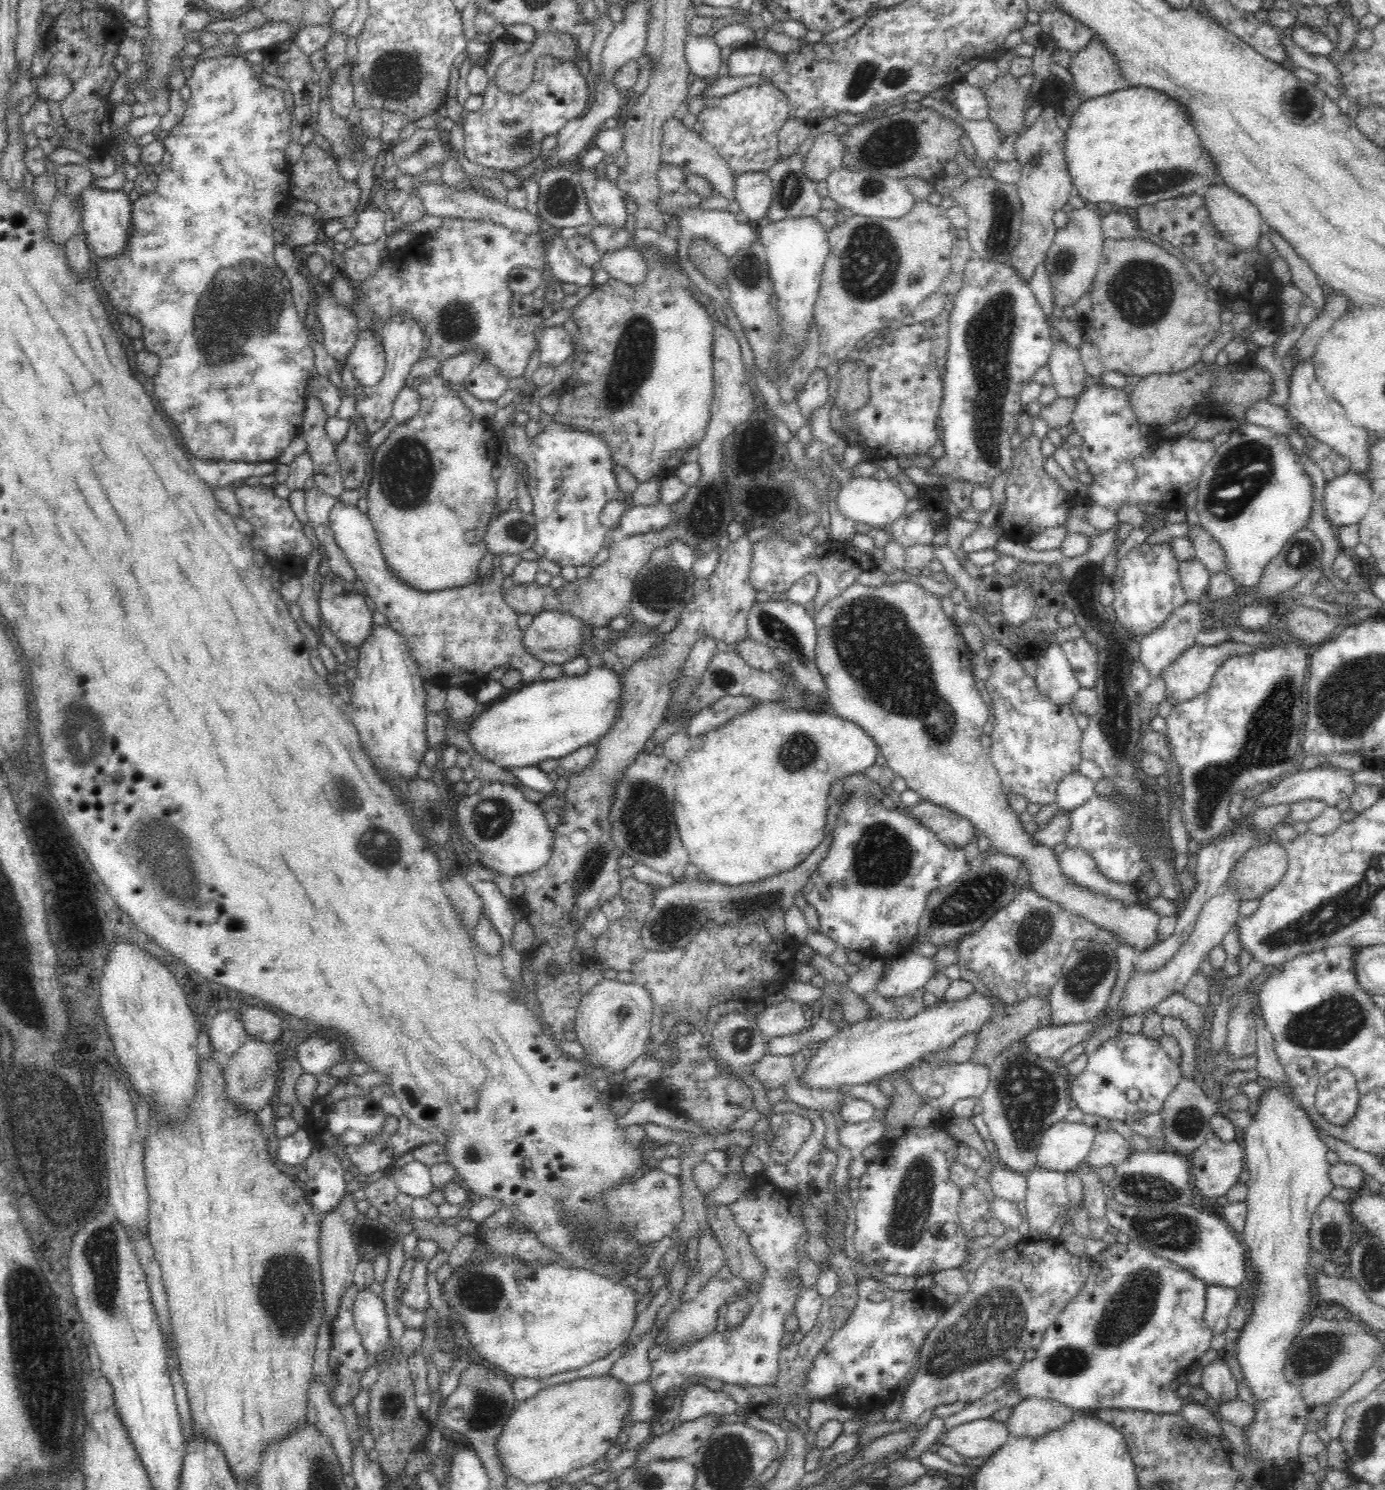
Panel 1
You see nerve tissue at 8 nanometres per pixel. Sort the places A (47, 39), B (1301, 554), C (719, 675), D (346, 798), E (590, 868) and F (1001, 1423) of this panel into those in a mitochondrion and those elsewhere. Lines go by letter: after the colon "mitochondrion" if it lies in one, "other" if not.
A: other
B: mitochondrion
C: mitochondrion
D: mitochondrion
E: mitochondrion
F: other

